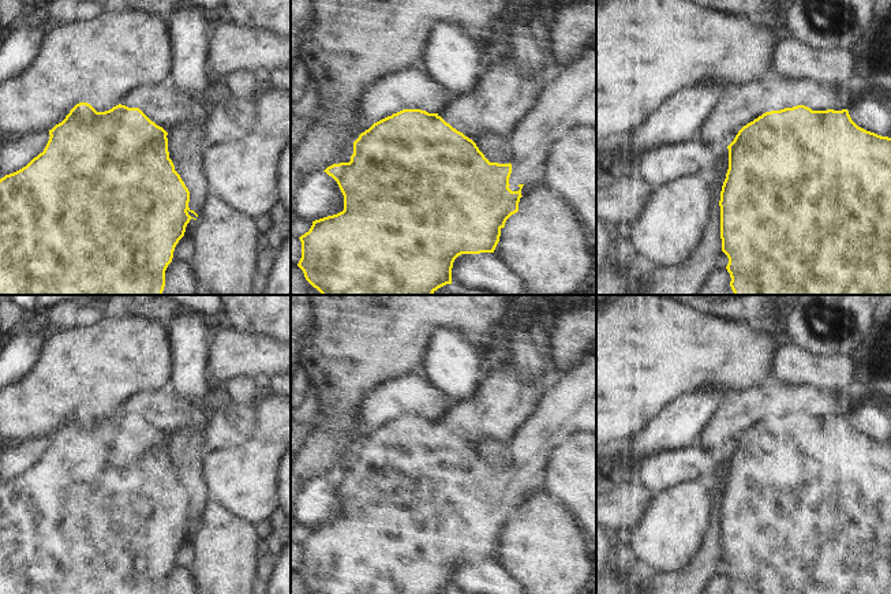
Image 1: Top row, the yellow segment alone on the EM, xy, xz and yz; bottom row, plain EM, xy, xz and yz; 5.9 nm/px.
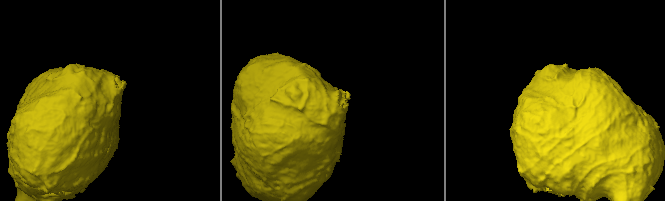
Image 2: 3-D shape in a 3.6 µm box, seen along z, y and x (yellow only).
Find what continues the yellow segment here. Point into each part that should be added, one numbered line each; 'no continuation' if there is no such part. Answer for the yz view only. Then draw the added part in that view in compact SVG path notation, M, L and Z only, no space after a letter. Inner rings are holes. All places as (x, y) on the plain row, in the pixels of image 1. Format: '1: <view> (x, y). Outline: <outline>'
no continuation.

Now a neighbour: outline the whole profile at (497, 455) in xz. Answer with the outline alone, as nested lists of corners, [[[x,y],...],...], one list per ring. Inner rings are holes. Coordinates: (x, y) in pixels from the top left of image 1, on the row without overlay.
[[[487,438],[482,440],[475,449],[490,468],[512,468],[513,459],[509,444]]]

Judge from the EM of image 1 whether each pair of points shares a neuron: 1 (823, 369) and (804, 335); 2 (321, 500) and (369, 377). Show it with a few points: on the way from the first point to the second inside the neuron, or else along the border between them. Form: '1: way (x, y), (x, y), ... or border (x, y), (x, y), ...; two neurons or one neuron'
1: border (786, 339), (818, 355), (846, 357); two neurons
2: border (322, 475), (314, 477), (304, 486); two neurons

